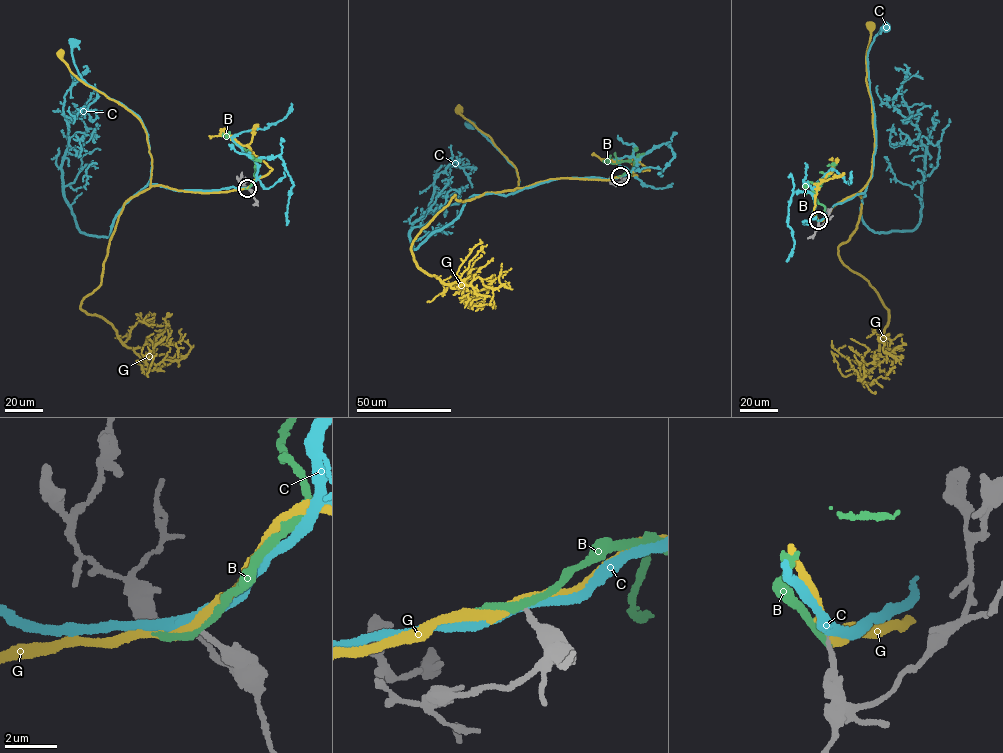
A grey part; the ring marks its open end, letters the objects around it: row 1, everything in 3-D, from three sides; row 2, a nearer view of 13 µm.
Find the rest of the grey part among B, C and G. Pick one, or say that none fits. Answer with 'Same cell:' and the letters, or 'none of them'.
Same cell: none of them

